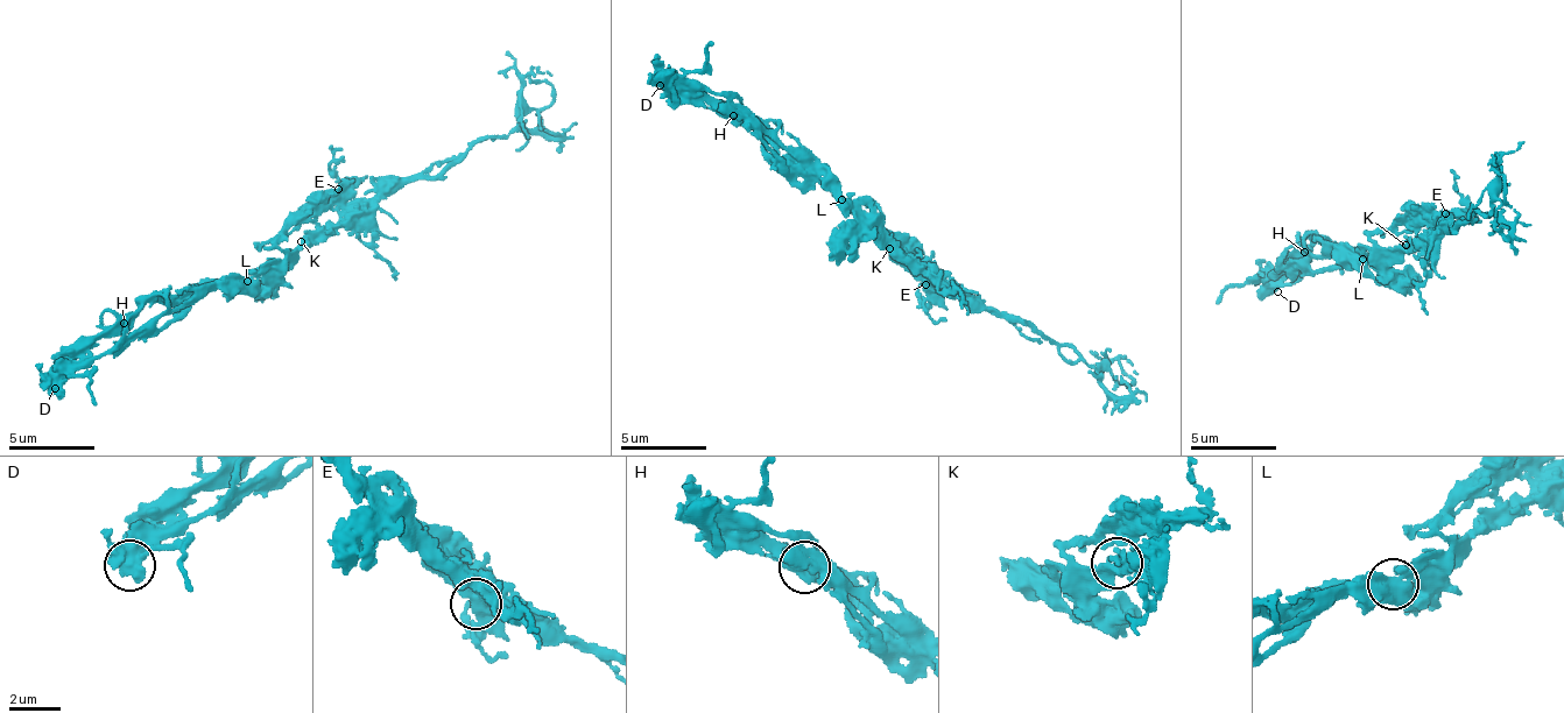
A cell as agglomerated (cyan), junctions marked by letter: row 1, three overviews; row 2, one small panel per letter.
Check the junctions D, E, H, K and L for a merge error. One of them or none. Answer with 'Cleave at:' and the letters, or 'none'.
Cleave at: none

